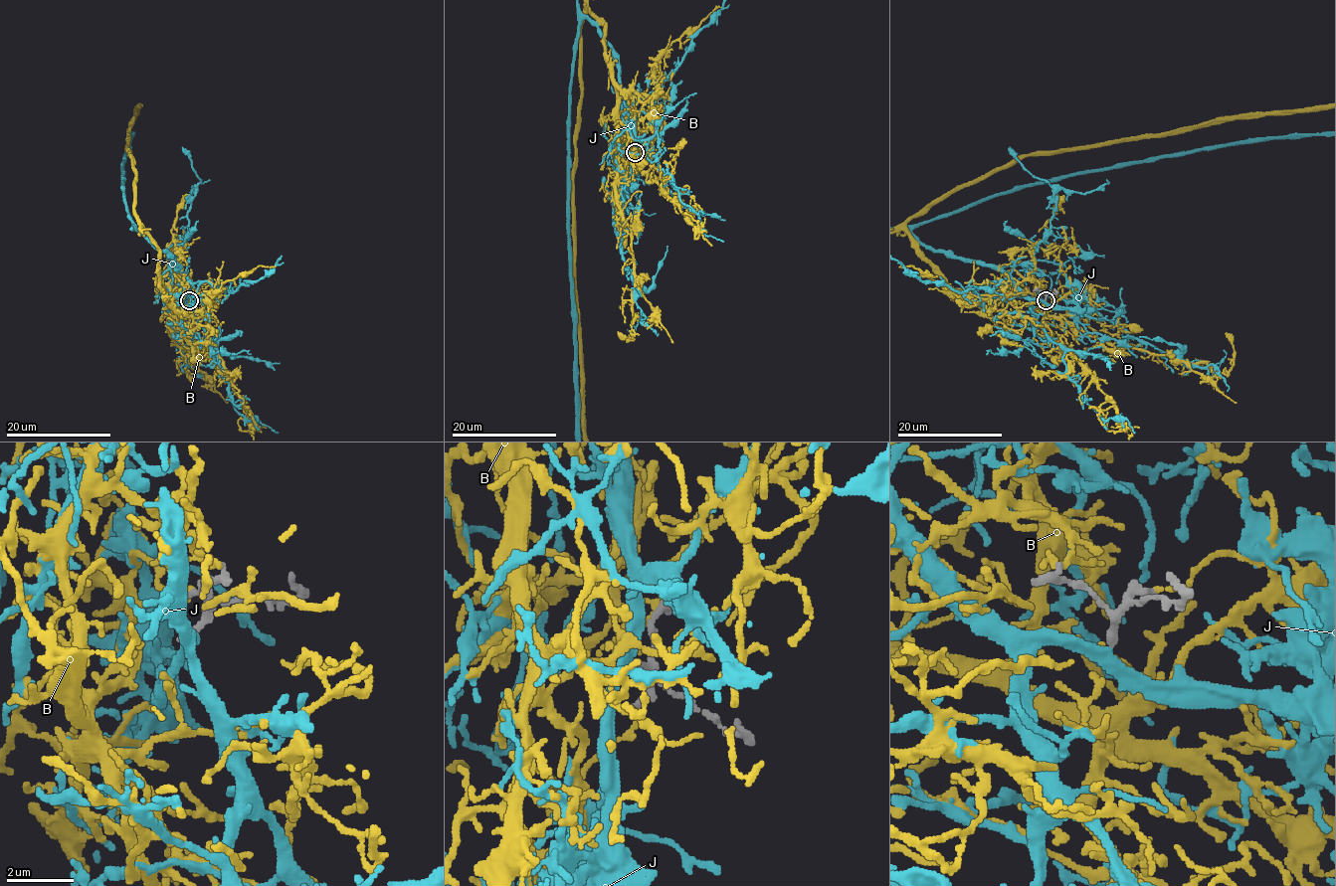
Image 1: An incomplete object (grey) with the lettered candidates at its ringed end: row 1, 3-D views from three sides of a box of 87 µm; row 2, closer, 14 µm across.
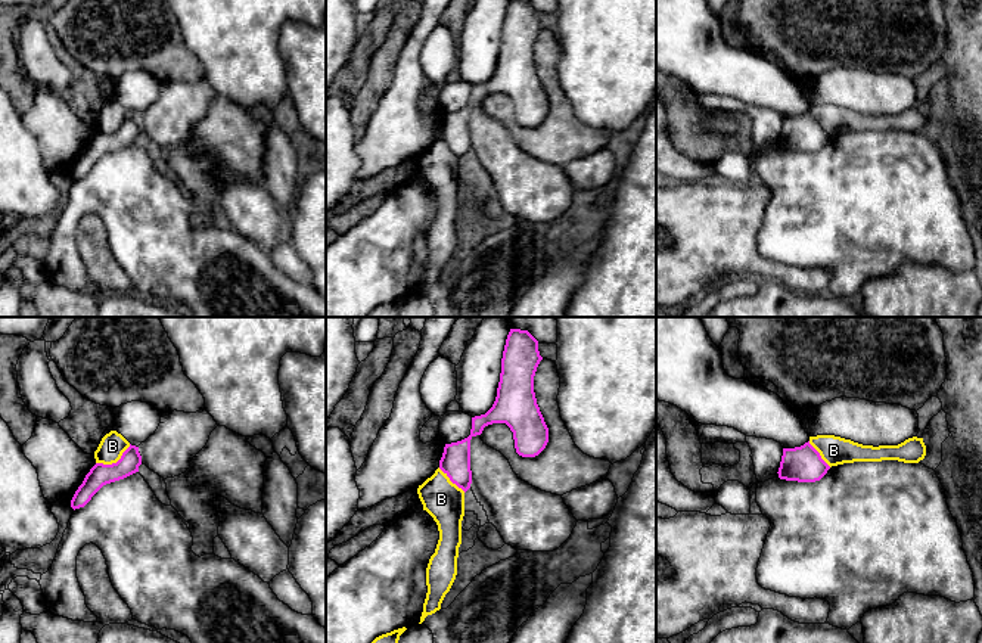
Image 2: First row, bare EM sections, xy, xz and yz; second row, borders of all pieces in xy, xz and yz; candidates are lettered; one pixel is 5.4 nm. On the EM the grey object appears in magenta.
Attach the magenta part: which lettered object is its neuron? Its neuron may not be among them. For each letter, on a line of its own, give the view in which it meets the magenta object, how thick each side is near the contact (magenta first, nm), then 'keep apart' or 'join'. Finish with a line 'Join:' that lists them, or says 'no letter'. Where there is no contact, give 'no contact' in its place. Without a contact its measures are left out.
B: meets magenta in xy; 120 nm thick on the magenta side, 140 nm on the other; keep apart
J: no contact; join
Join: J

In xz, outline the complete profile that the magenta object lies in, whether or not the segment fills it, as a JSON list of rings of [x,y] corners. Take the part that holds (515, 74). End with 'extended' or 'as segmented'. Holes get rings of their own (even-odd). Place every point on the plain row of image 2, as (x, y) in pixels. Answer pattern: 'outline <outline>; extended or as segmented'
outline [[[510,0],[506,9],[497,66],[492,77],[472,87],[470,105],[445,114],[439,139],[464,162],[472,153],[470,109],[492,93],[506,93],[513,102],[516,122],[538,125],[549,112],[549,97],[537,74],[534,46],[543,27],[538,10],[528,0]]]; as segmented

